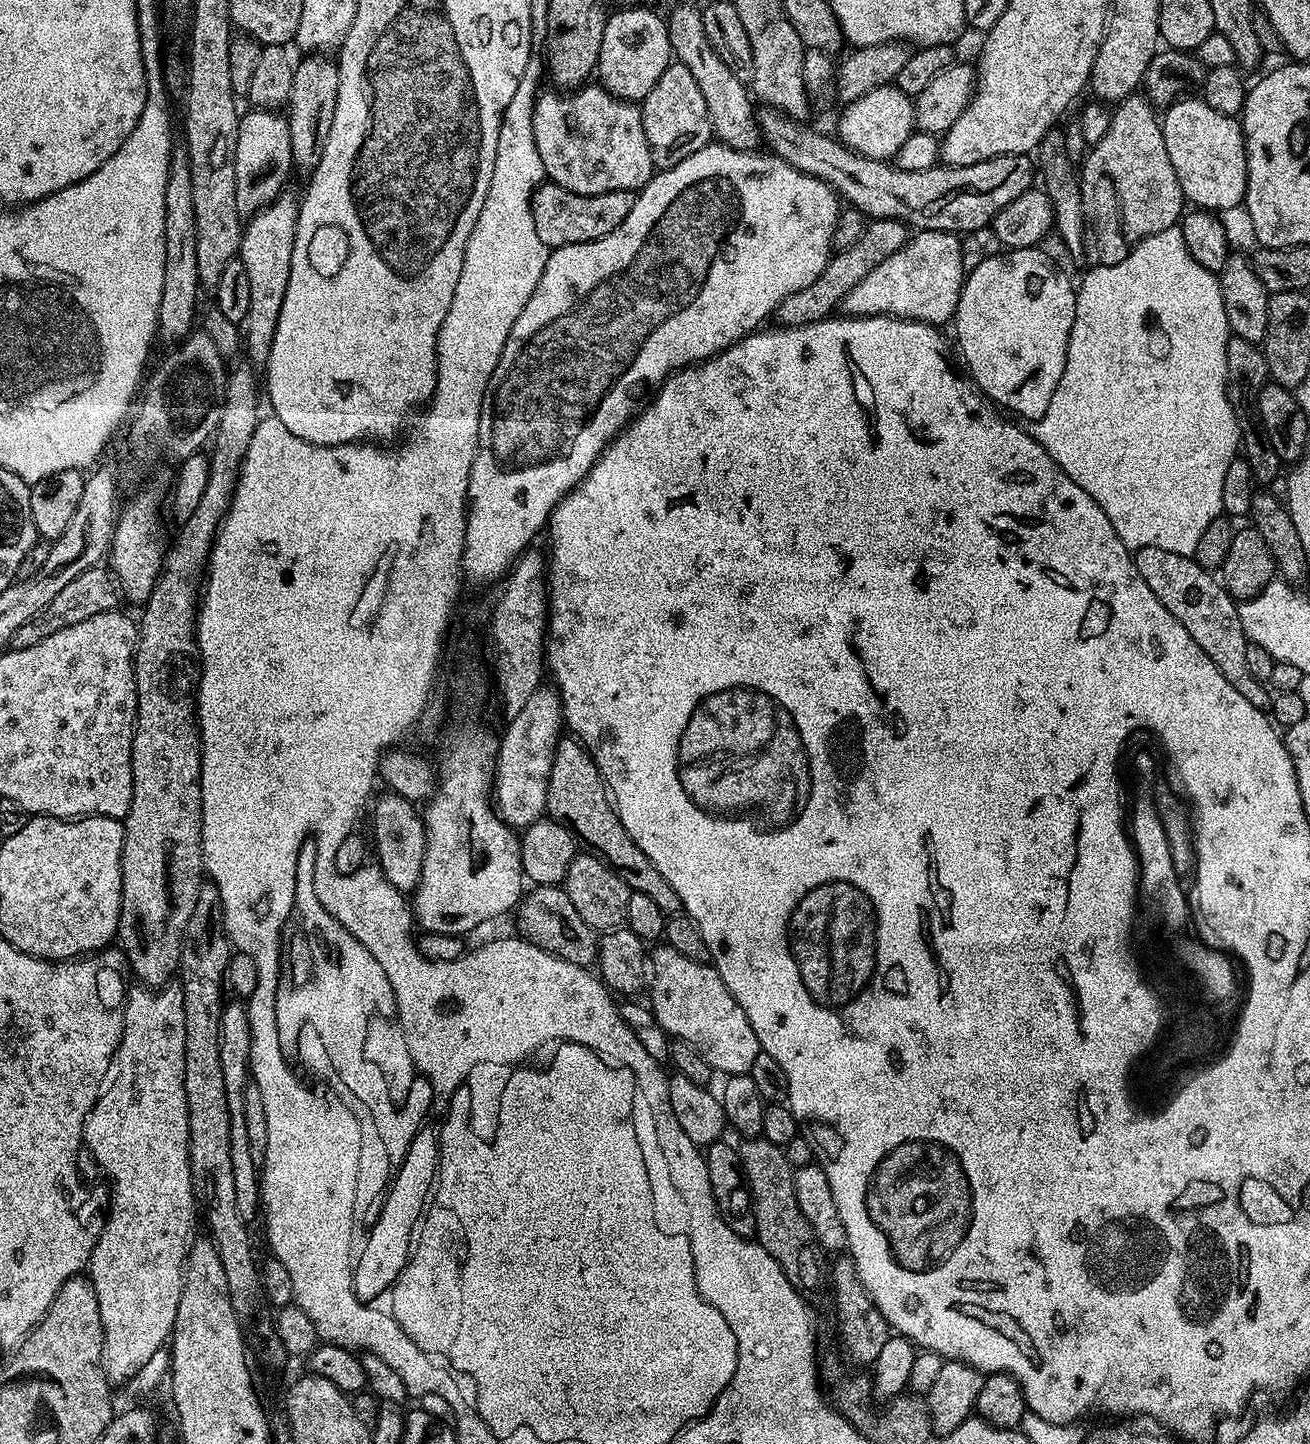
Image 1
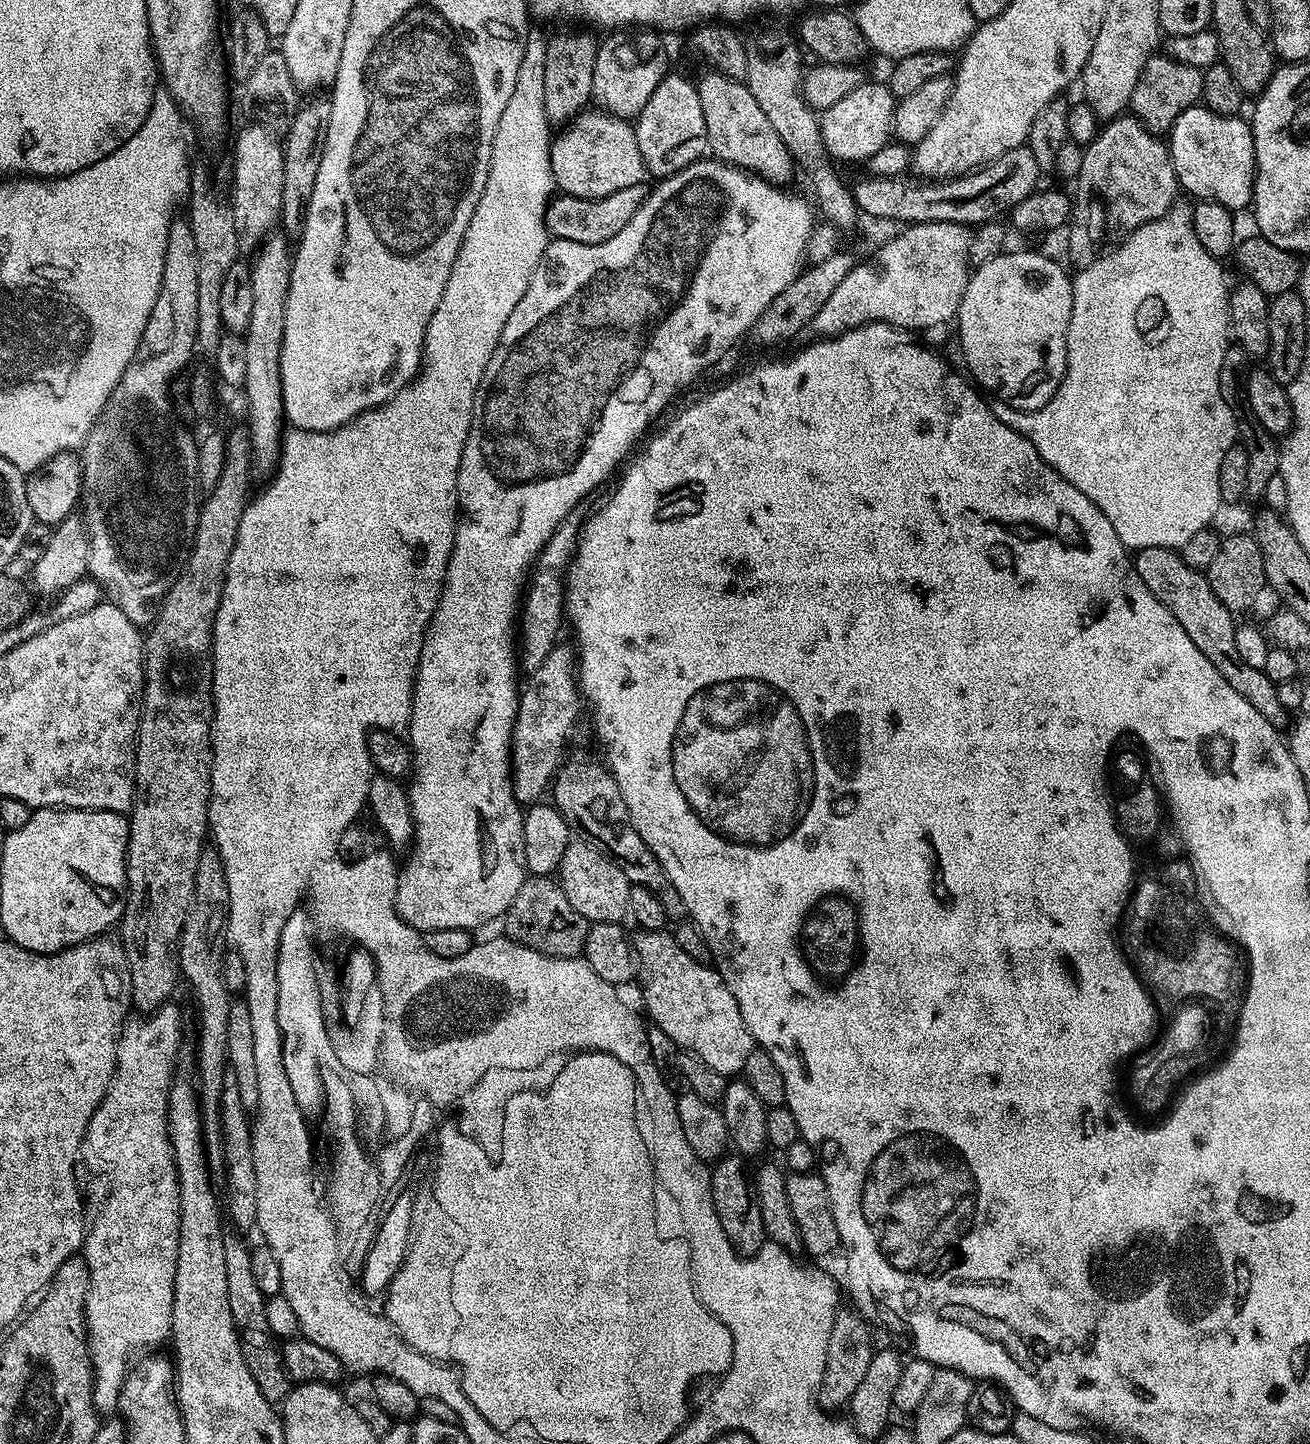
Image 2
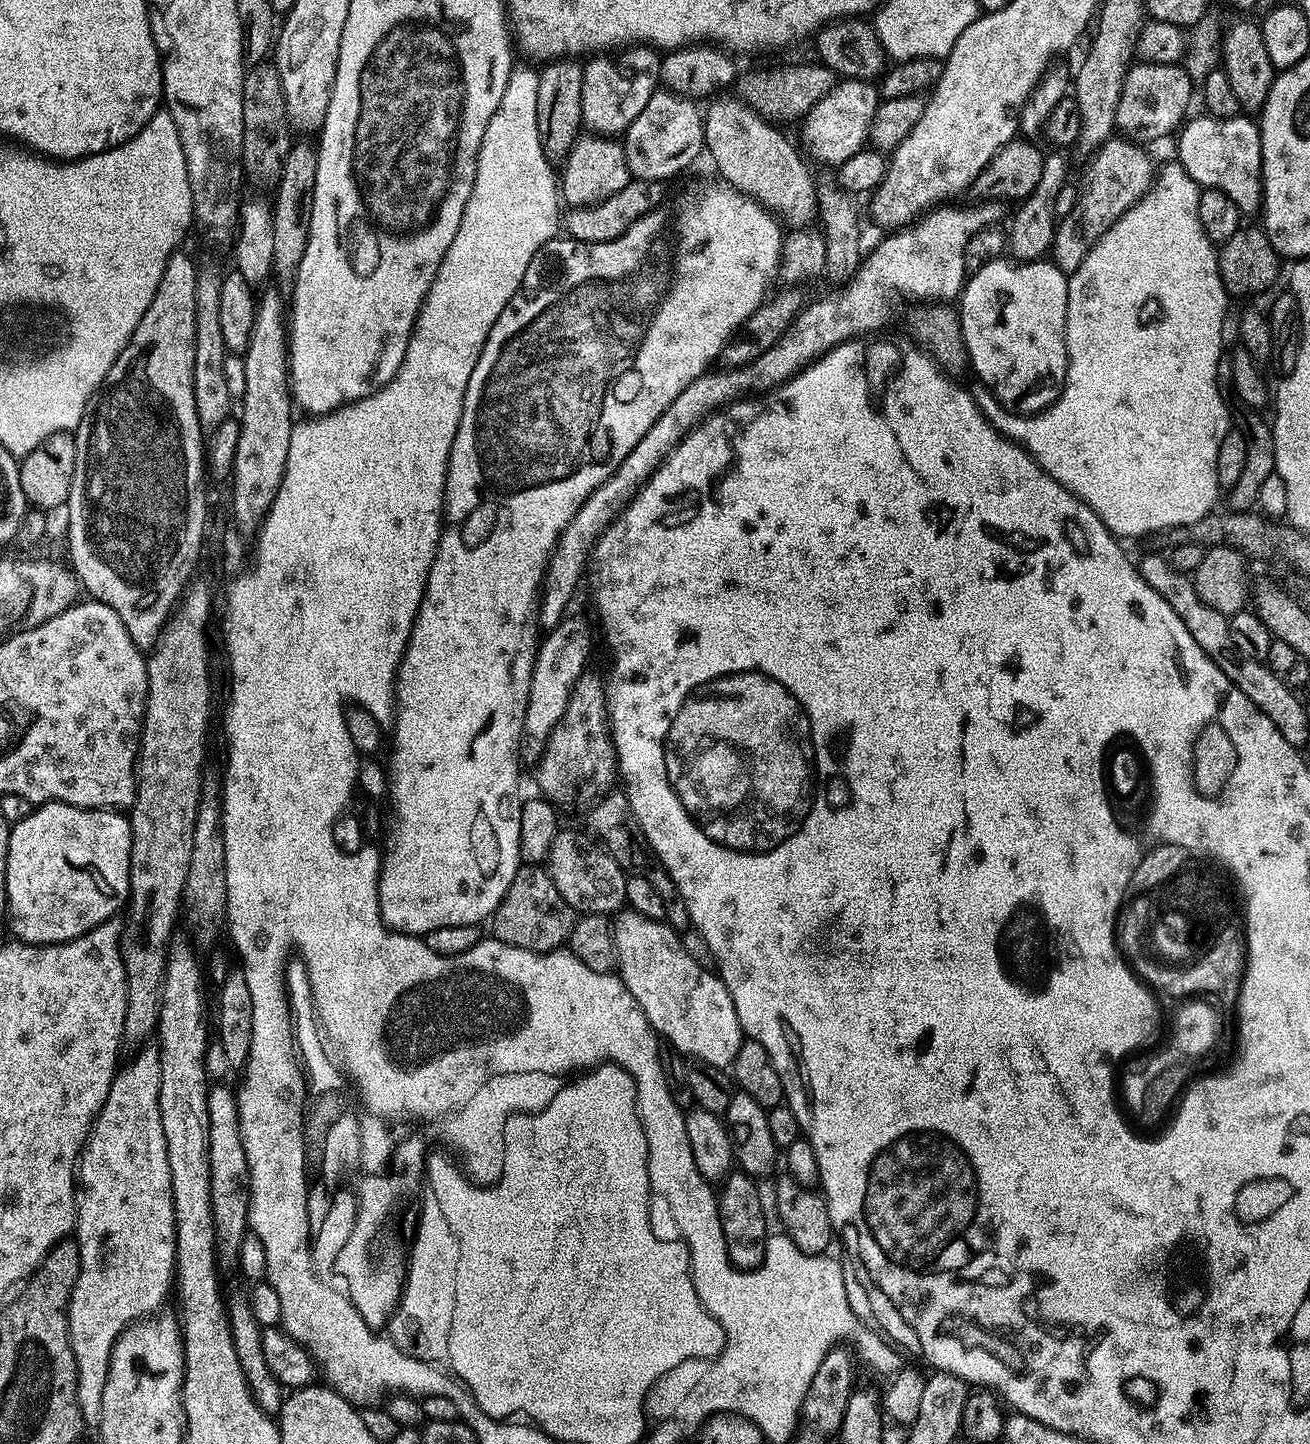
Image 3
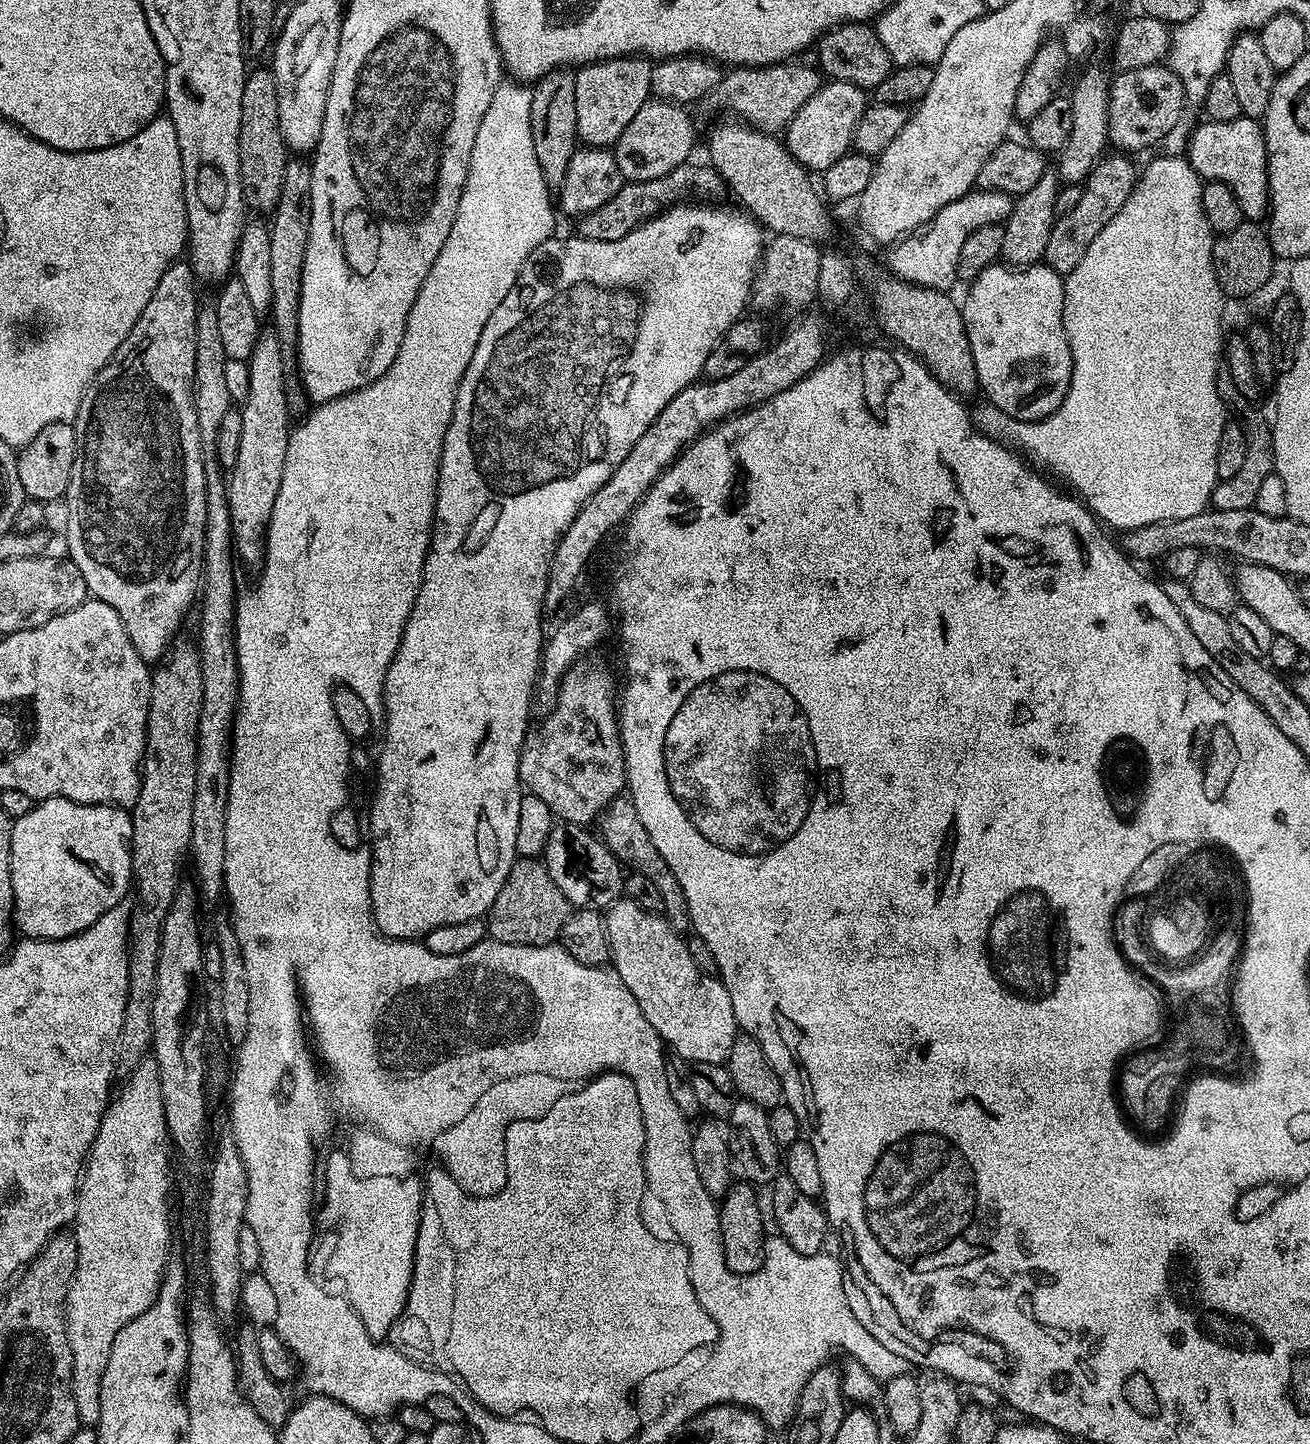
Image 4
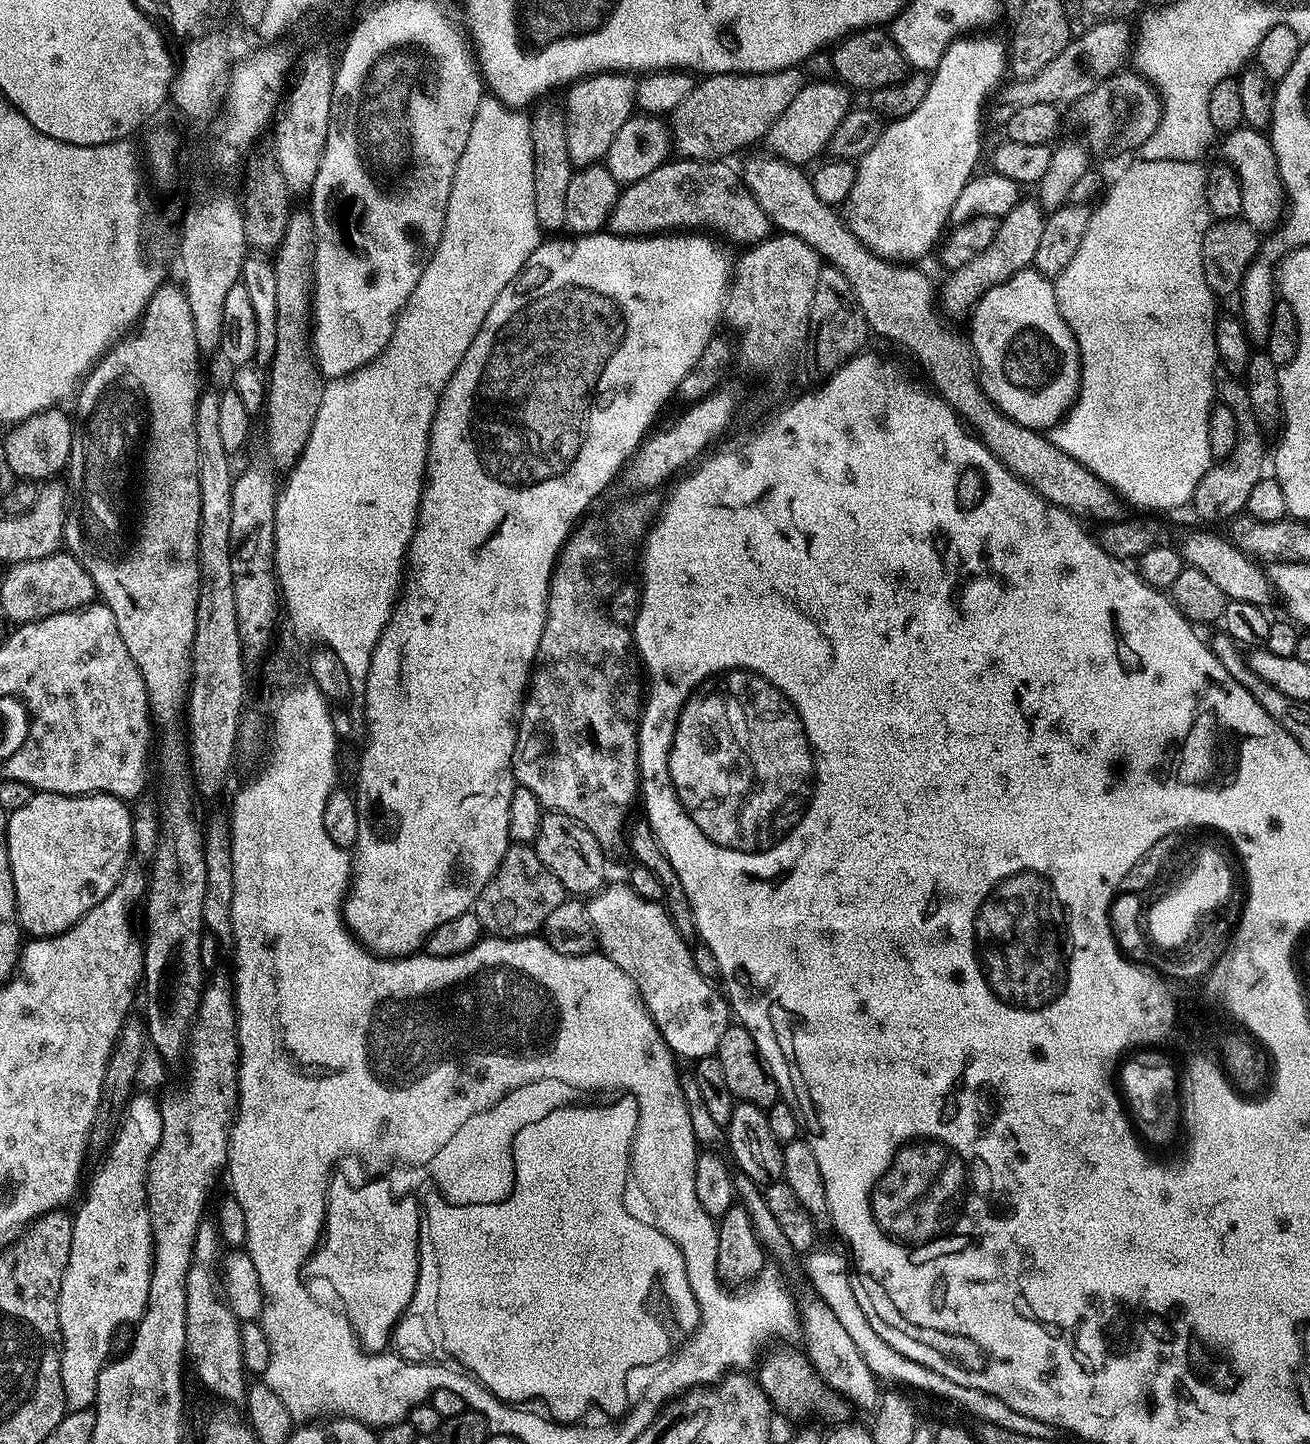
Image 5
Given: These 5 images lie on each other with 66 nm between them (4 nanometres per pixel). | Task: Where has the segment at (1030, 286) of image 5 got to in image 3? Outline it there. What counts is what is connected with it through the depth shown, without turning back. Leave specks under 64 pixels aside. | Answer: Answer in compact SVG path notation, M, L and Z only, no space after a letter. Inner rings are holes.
M1001 258L982 266L982 270L971 273L958 297L958 315L960 329L964 335L964 345L968 351L968 364L976 371L975 379L990 389L992 395L1003 402L1005 408L1021 414L1035 414L1044 411L1059 396L1064 387L1064 379L1068 373L1068 351L1064 341L1064 327L1066 326L1066 302L1068 301L1068 276L1061 268L1047 259L1029 260L1027 262L1013 262L1008 258Z

